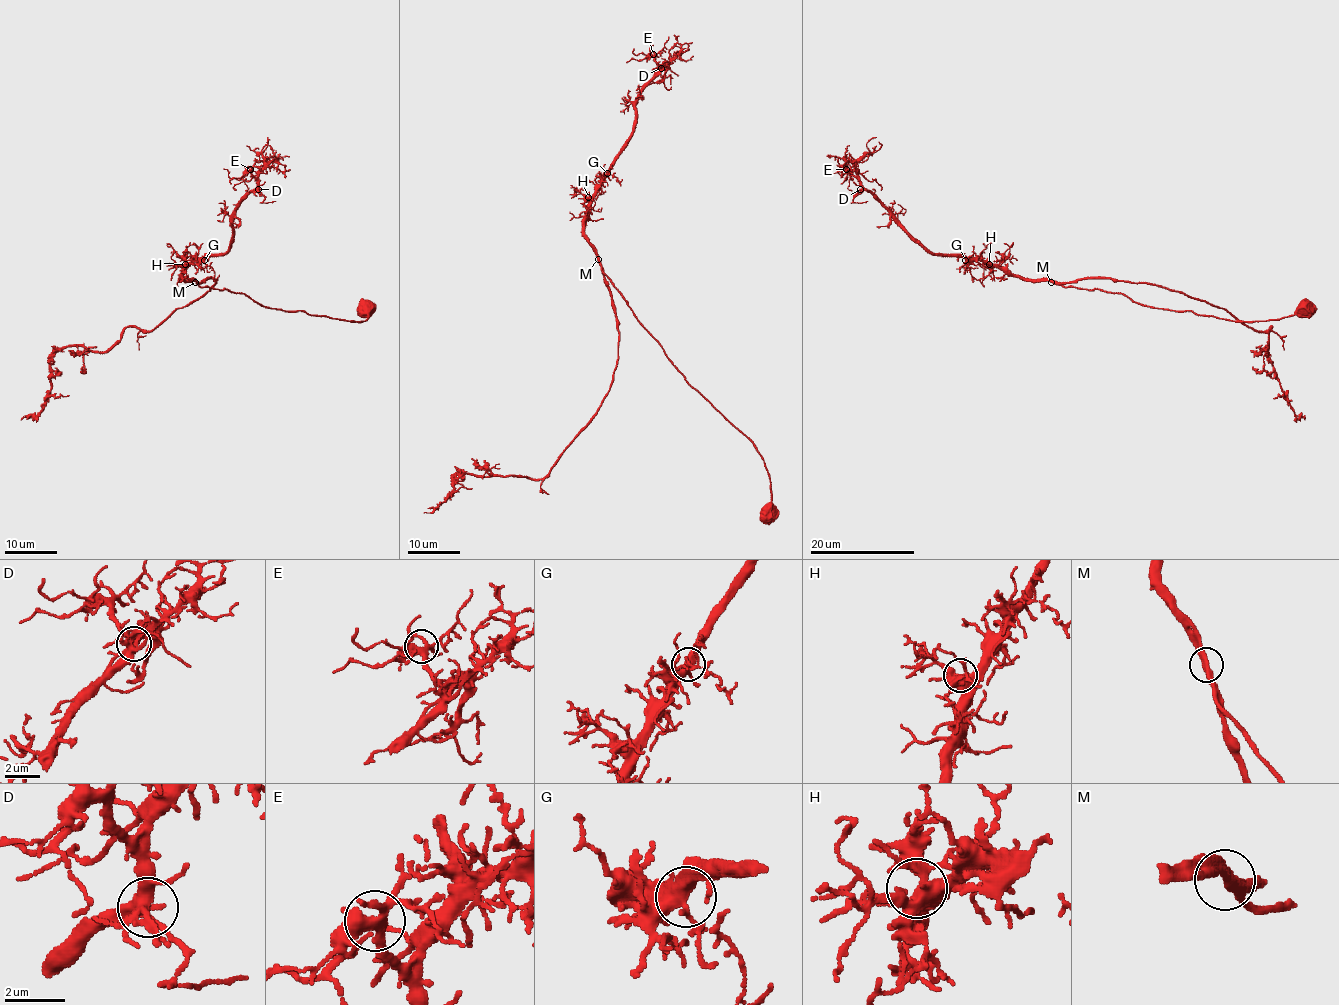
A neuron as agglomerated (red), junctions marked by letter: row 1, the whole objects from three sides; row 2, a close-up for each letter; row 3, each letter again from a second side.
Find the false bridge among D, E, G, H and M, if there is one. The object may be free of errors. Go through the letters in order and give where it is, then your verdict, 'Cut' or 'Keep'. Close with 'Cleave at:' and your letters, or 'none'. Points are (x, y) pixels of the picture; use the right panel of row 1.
D: Place: (860, 189). Keep
E: Place: (846, 169). Keep
G: Place: (965, 260). Keep
H: Place: (989, 264). Keep
M: Place: (1051, 282). Keep
Cleave at: none

